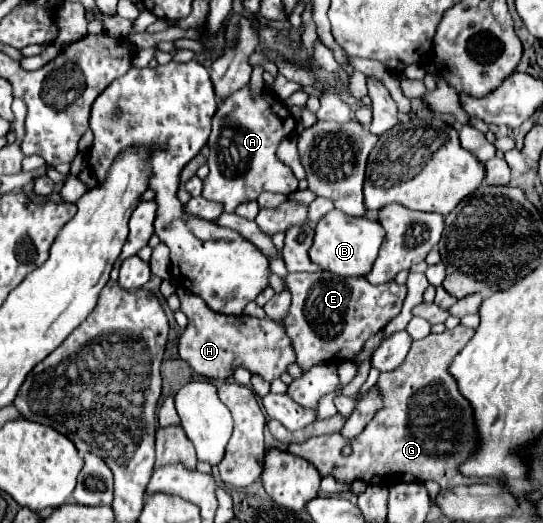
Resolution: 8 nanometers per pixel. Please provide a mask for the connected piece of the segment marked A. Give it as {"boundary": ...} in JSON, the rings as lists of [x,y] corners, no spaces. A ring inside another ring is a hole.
{"boundary":[[[245,87],[245,89],[237,91],[237,95],[225,99],[225,103],[221,103],[221,107],[217,109],[217,115],[213,117],[213,131],[209,137],[209,151],[211,153],[207,159],[209,175],[203,181],[203,197],[209,201],[221,203],[225,213],[233,213],[241,203],[257,201],[257,197],[263,191],[285,193],[285,195],[293,193],[297,189],[297,179],[295,179],[293,171],[277,159],[277,153],[275,153],[281,139],[285,139],[293,131],[295,131],[293,115],[271,93],[263,93],[259,97],[253,97],[253,95],[249,95],[249,87]]]}

